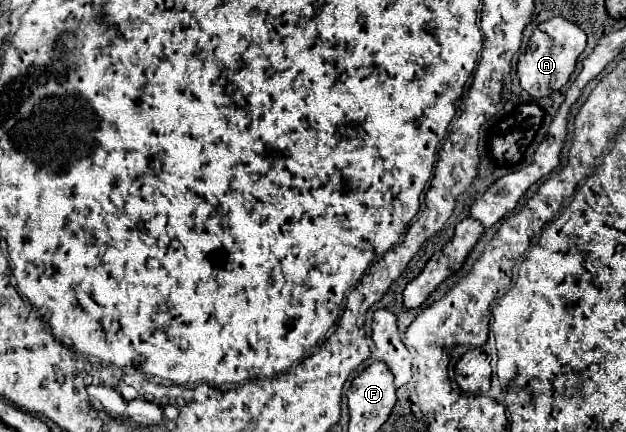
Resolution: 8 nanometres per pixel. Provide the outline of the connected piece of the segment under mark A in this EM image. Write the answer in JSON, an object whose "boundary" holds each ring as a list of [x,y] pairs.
{"boundary":[[[560,16],[550,18],[548,22],[540,24],[532,34],[526,52],[518,56],[516,72],[520,78],[520,86],[532,96],[532,100],[548,96],[554,90],[560,90],[570,80],[570,74],[574,72],[576,60],[582,54],[584,46],[586,46],[586,34],[576,24]]]}

